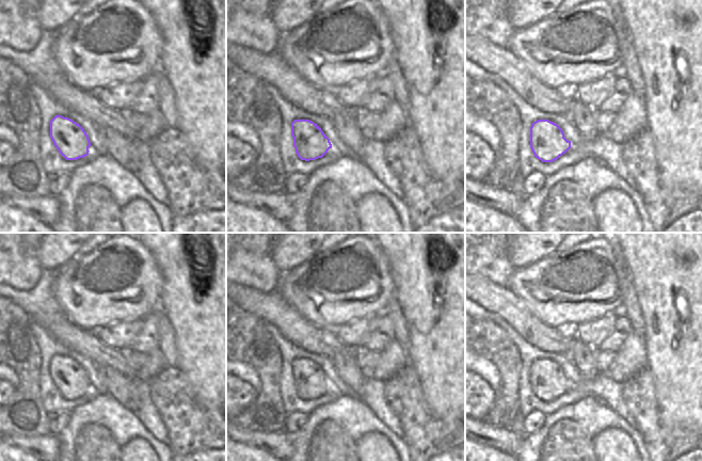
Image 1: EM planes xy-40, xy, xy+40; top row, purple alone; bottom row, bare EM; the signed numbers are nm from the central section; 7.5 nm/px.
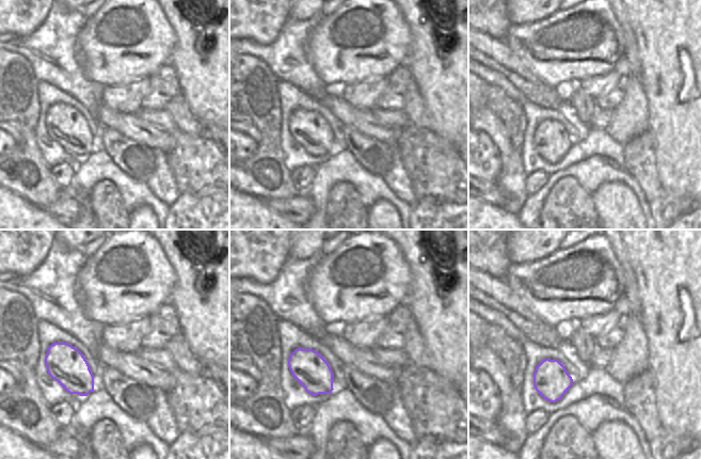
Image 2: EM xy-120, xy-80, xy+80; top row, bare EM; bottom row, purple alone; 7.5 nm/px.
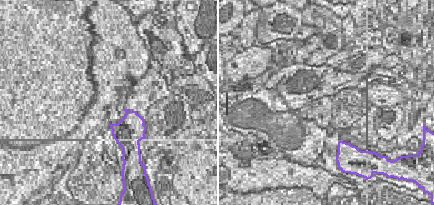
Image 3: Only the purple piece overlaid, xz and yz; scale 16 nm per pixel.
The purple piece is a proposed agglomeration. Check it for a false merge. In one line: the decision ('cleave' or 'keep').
keep

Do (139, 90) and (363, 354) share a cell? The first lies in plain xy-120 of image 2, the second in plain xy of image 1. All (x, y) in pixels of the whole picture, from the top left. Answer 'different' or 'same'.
different

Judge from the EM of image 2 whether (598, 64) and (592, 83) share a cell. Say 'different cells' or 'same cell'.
different cells

